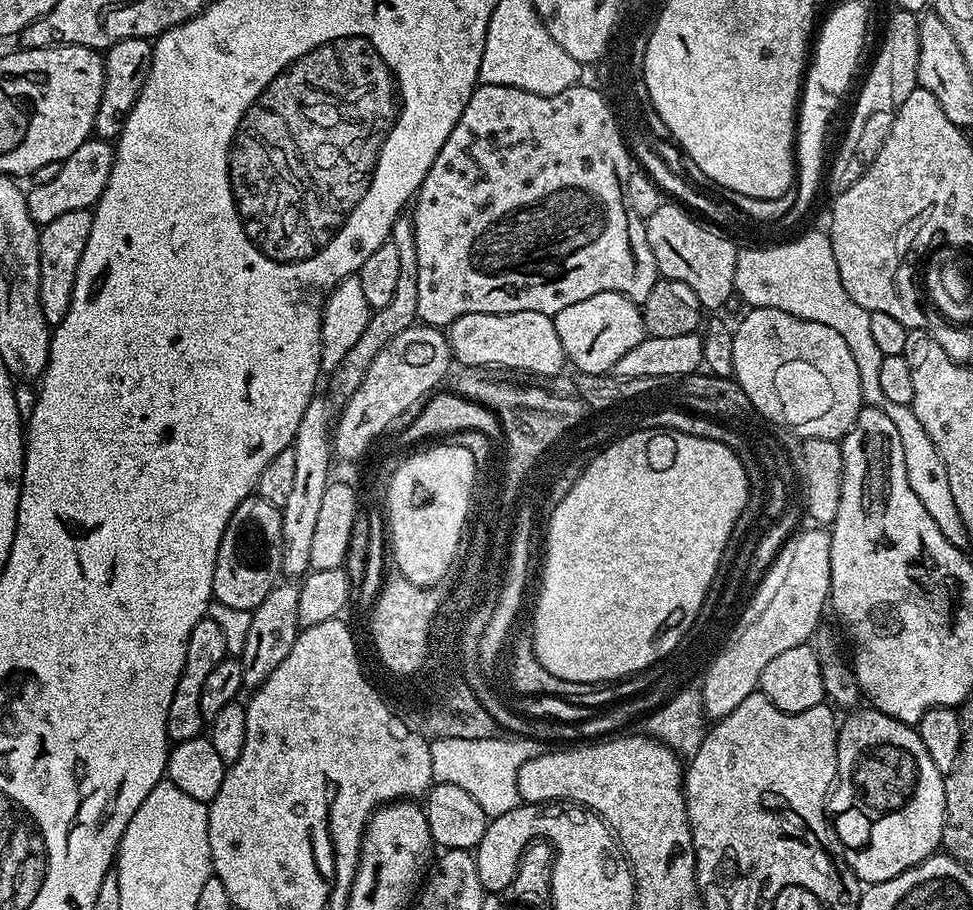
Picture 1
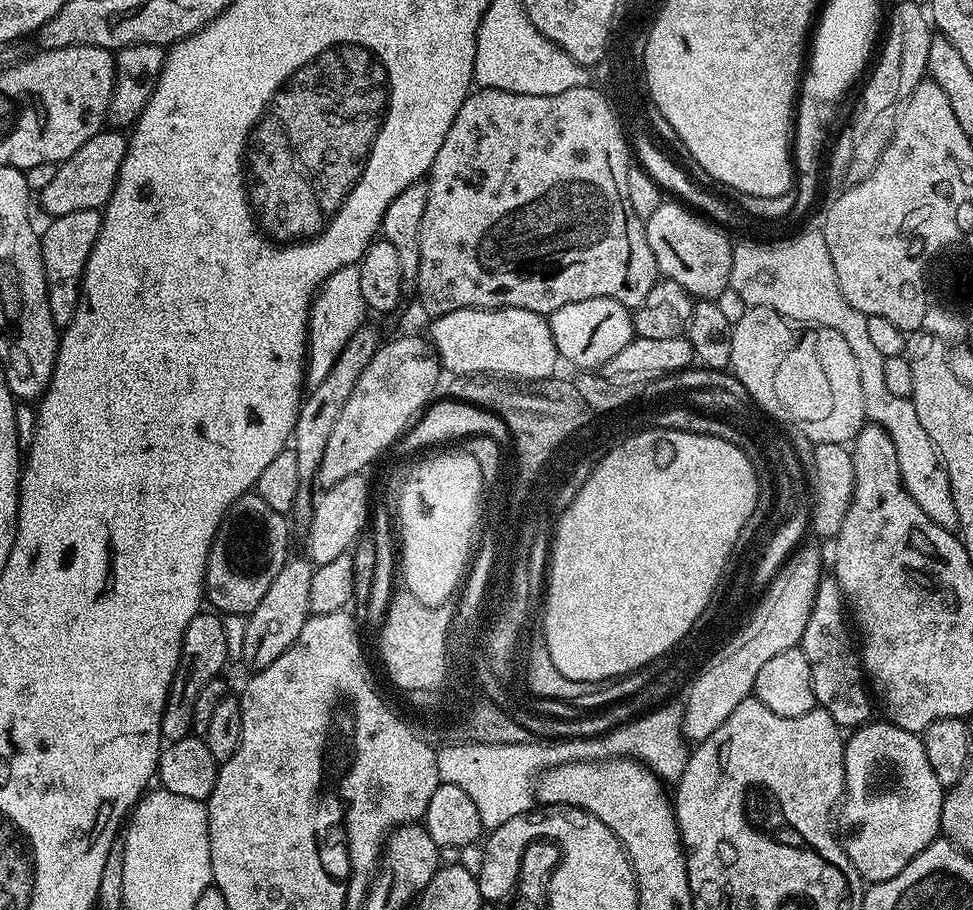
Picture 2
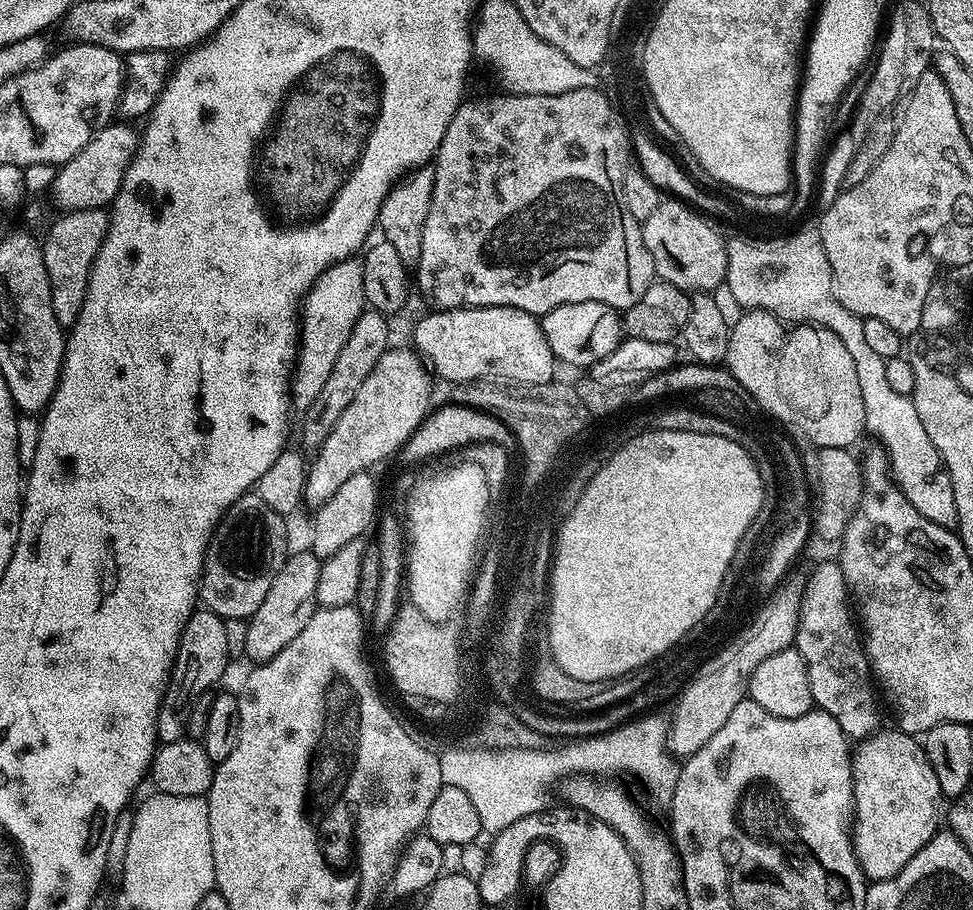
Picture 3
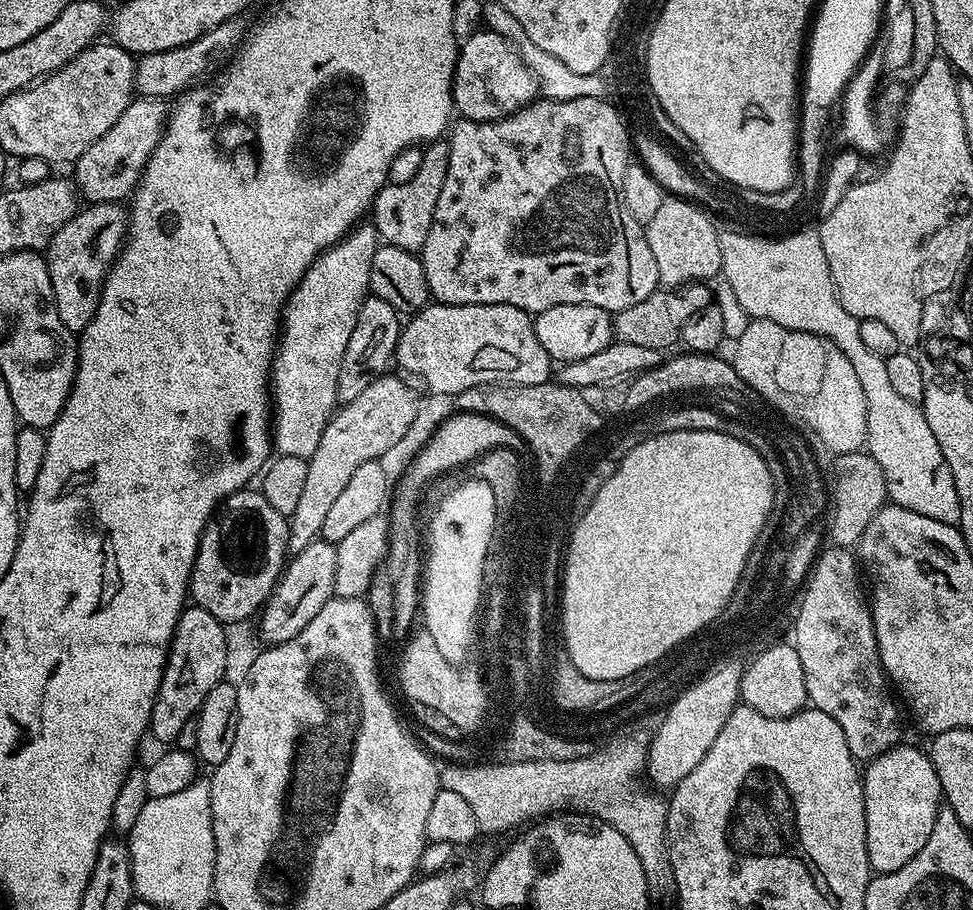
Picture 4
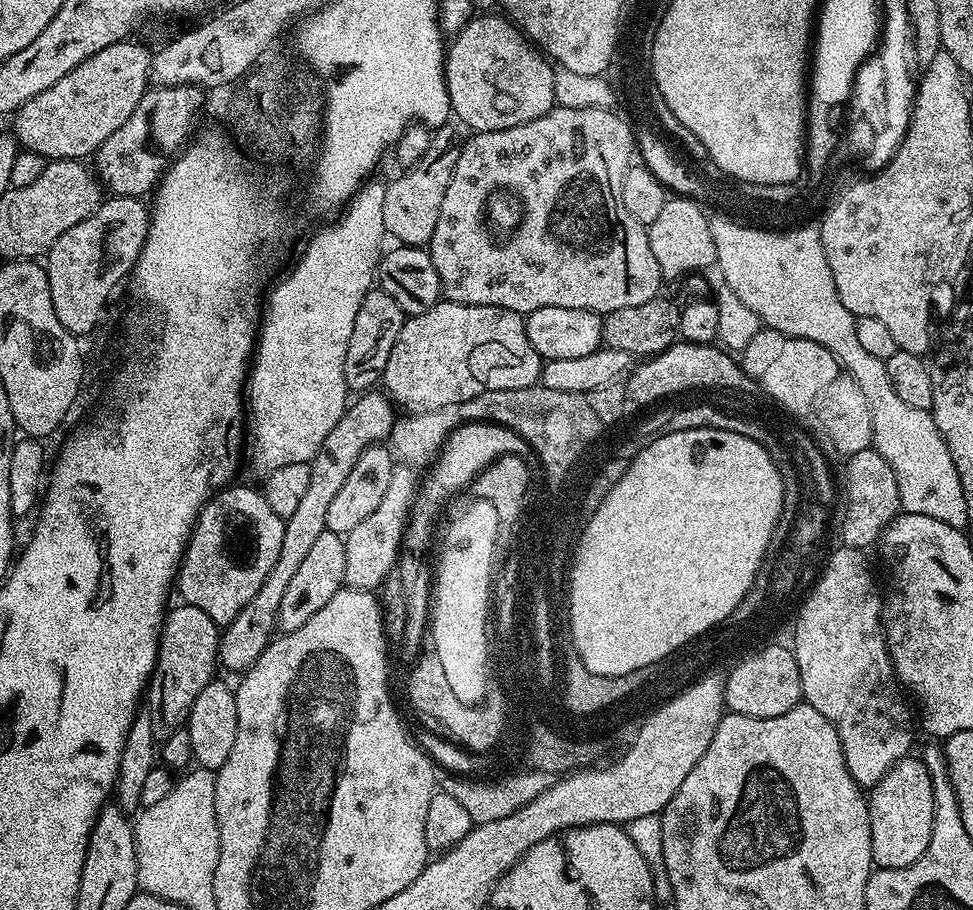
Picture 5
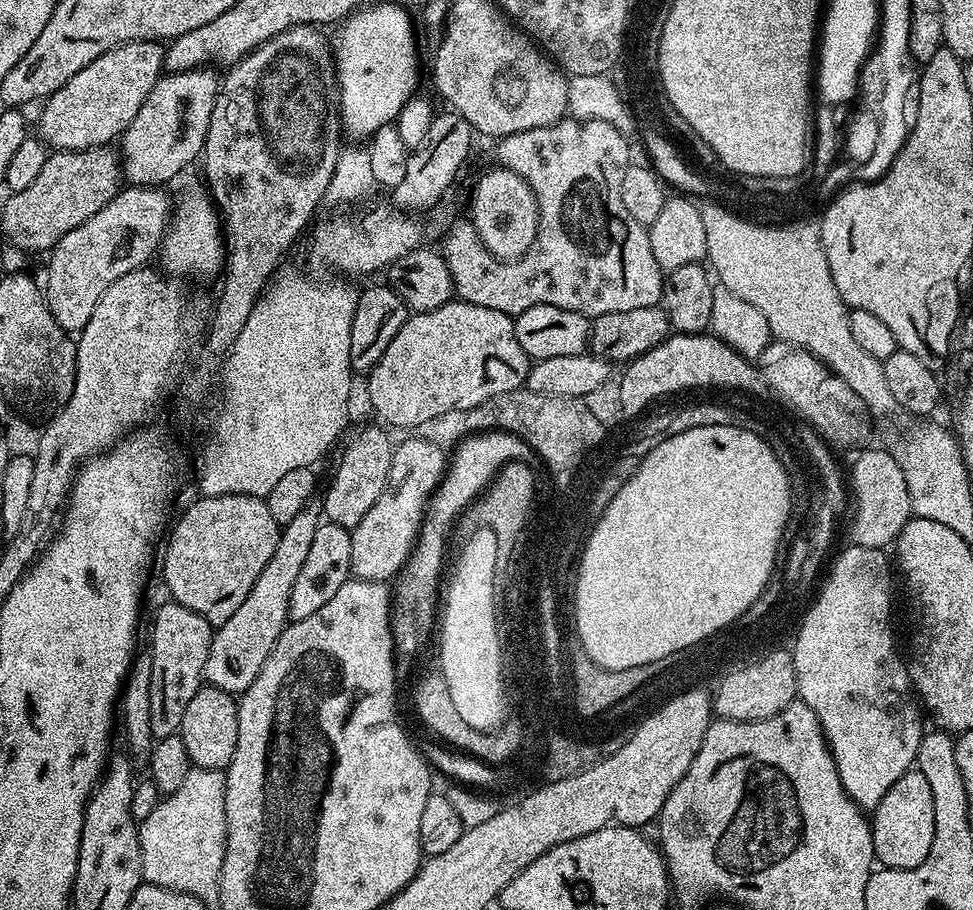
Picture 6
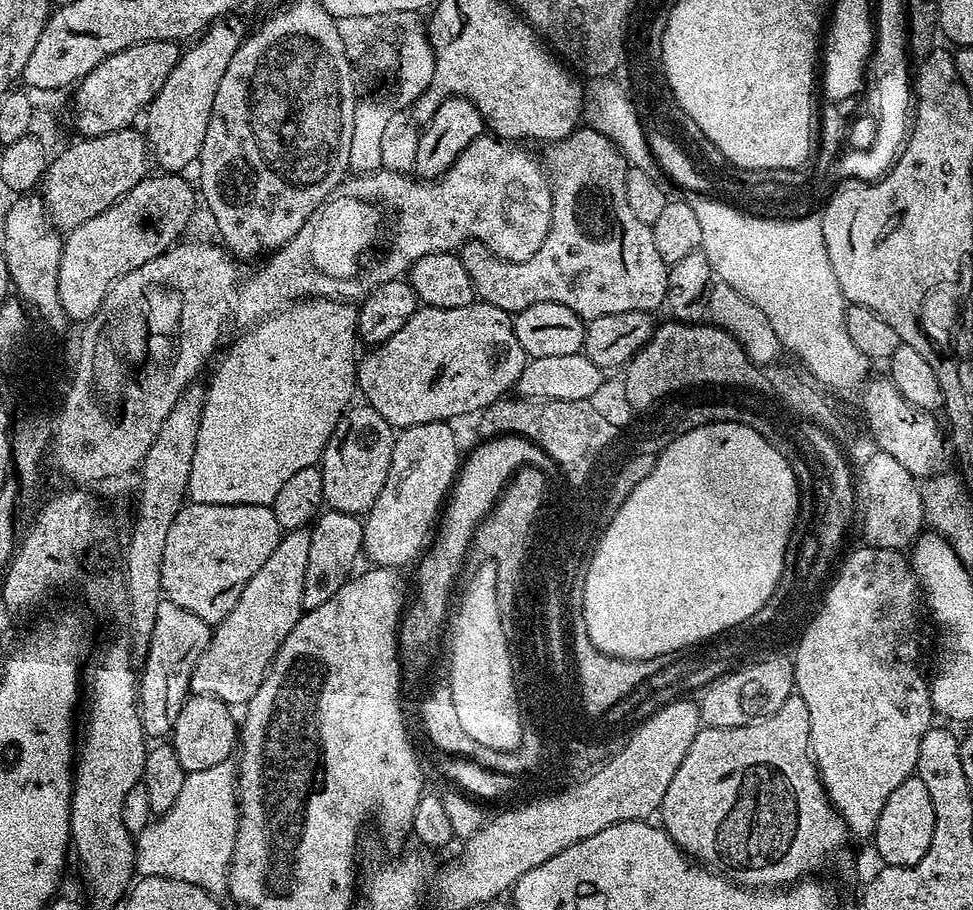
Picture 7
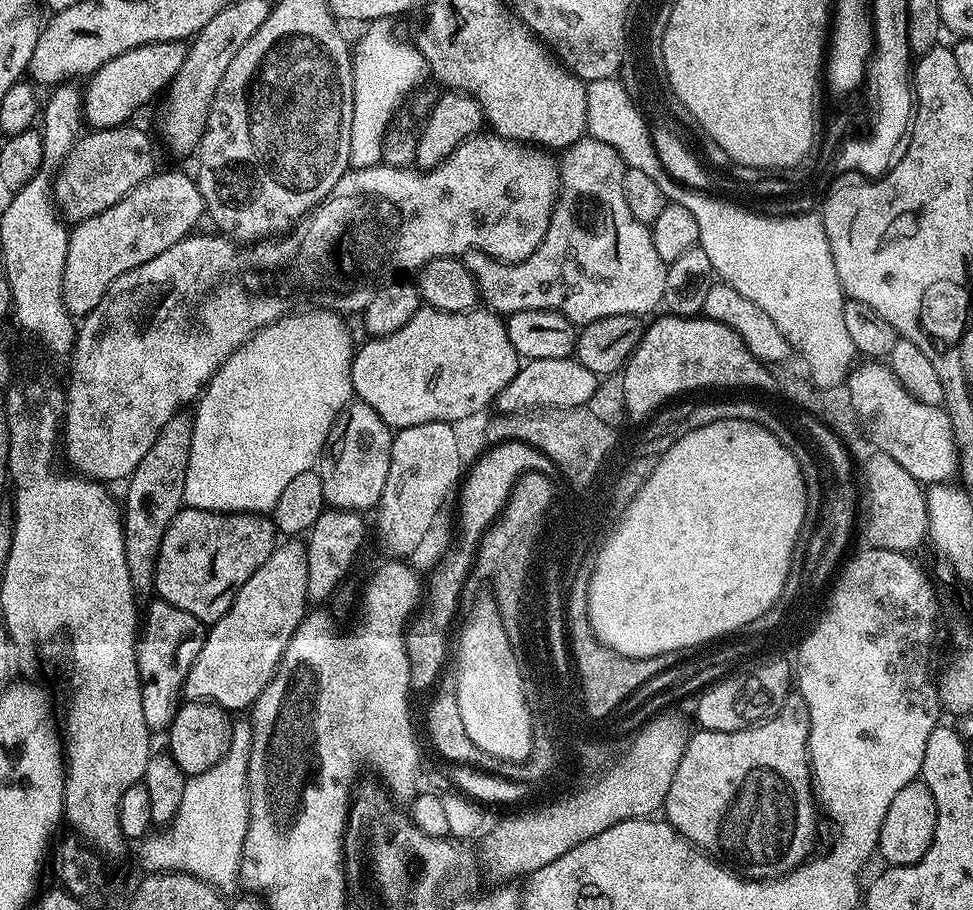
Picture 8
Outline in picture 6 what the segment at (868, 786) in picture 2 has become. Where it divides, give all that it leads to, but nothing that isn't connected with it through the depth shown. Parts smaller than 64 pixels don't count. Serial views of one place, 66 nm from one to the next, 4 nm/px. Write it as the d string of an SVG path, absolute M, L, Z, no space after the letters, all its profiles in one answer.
M910 770L886 790L871 813L872 841L876 860L886 868L913 868L926 862L934 842L934 793L919 770Z

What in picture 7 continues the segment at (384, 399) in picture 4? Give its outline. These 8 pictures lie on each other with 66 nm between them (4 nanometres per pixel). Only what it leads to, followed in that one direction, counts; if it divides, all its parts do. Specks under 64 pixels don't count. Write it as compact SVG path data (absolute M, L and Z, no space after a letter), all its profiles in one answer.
M308 528L284 532L280 544L274 546L274 554L270 554L258 574L246 582L238 606L226 614L222 623L215 625L212 641L202 658L198 658L198 666L194 666L191 691L195 695L213 696L229 706L244 706L254 690L262 686L276 651L305 611L302 582L306 582L306 565L310 563L311 537Z

